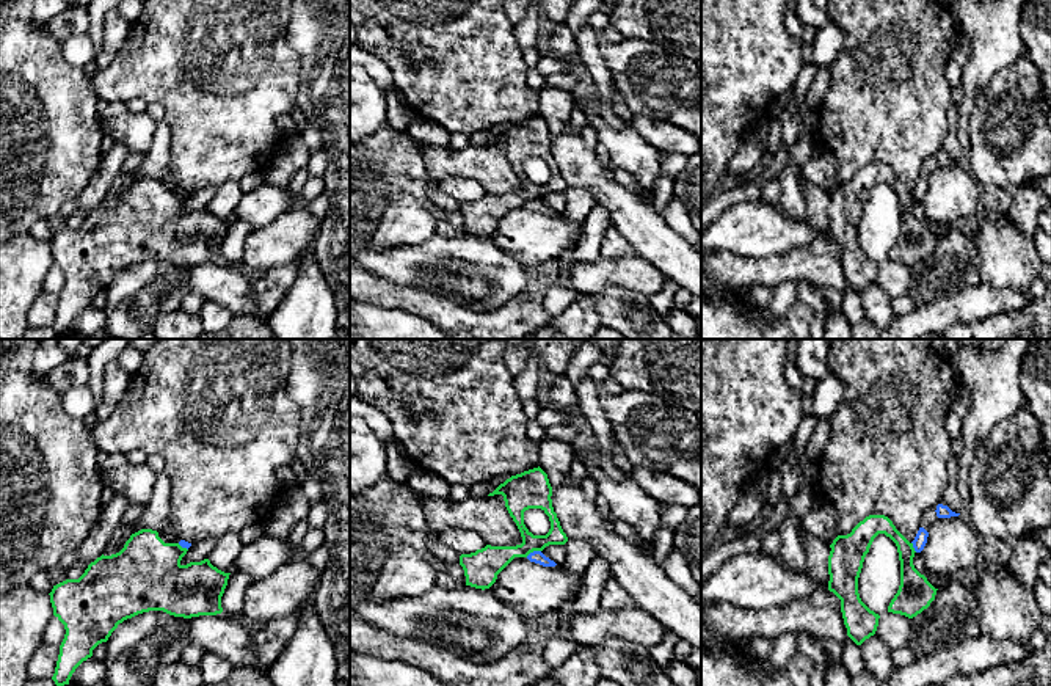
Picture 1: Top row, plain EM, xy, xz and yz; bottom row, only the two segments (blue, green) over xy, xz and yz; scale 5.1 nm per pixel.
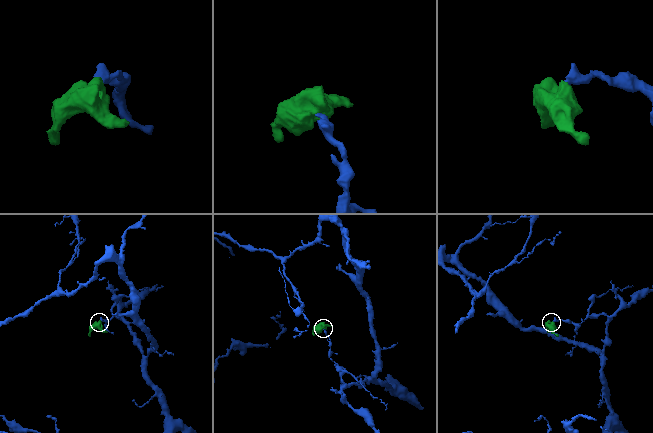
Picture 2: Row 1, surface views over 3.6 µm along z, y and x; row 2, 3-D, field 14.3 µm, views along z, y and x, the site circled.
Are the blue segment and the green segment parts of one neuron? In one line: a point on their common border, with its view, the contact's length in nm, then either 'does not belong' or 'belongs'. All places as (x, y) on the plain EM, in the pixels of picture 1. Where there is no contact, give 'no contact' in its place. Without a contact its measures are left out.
xz (534, 200) | 90 nm | does not belong

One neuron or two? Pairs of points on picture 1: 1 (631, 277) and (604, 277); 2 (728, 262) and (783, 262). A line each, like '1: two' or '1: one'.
1: one
2: one

